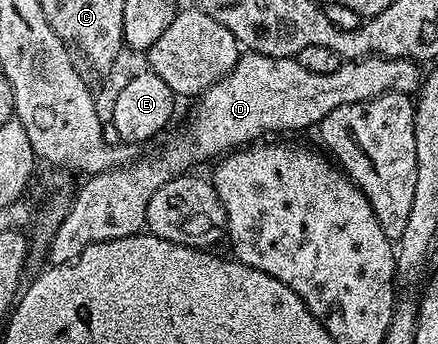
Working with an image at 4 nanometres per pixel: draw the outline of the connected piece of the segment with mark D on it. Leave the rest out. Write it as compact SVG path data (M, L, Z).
M256 51L240 54L237 65L233 65L231 72L198 96L196 103L199 104L191 115L191 123L185 124L183 131L173 136L160 149L159 155L147 155L139 160L136 158L121 167L114 167L105 173L97 173L82 180L83 184L80 185L75 200L70 200L67 212L63 215L59 228L53 233L51 244L47 246L46 262L51 265L72 263L89 245L117 241L121 237L140 234L147 225L147 206L153 193L157 193L157 189L161 189L161 185L165 185L169 180L188 174L194 168L191 167L194 163L201 163L211 158L214 160L234 149L254 144L266 136L263 135L266 131L303 131L306 127L318 128L321 120L341 105L379 101L390 96L387 95L390 91L395 97L407 97L418 92L421 82L419 67L418 62L410 59L368 57L340 62L339 67L333 69L333 73L326 75L309 73L309 69L304 69L295 58L269 57Z

